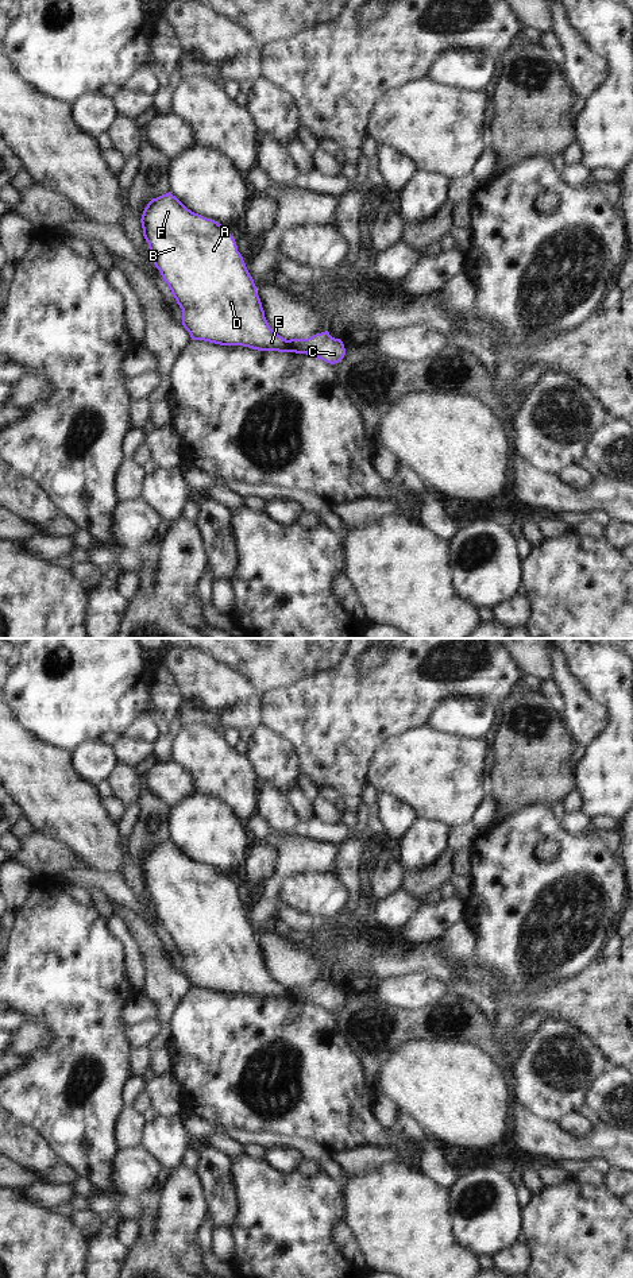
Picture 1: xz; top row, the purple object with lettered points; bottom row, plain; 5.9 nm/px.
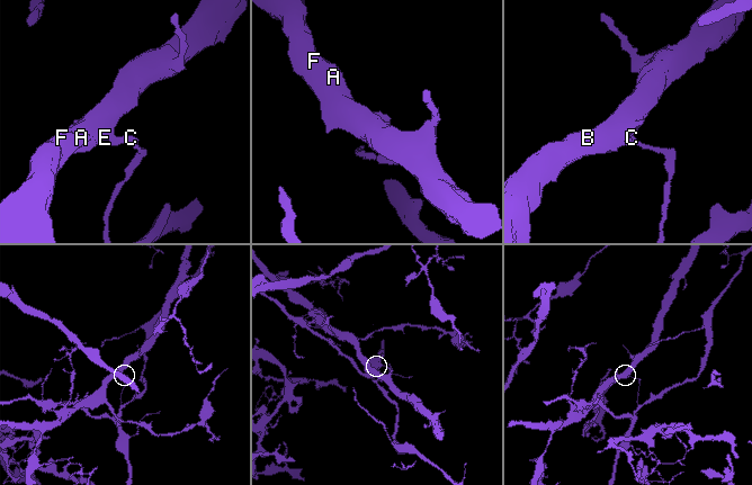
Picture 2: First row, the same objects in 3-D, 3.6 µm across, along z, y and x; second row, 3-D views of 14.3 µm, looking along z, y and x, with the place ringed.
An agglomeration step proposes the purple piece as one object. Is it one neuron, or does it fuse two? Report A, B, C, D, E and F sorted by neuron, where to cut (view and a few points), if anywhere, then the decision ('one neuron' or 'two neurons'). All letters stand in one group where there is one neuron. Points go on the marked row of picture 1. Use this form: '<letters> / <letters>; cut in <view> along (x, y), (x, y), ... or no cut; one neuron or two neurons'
A B D E F / C; cut in xz along (288, 340), (294, 351); two neurons

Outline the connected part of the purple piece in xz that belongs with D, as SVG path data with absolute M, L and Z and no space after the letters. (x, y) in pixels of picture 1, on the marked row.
M170 192L147 204L140 223L151 259L182 309L182 325L192 340L294 352L292 343L270 328L254 279L228 228L192 212Z

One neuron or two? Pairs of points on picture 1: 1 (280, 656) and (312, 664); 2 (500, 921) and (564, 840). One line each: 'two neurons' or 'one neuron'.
1: one neuron
2: one neuron

